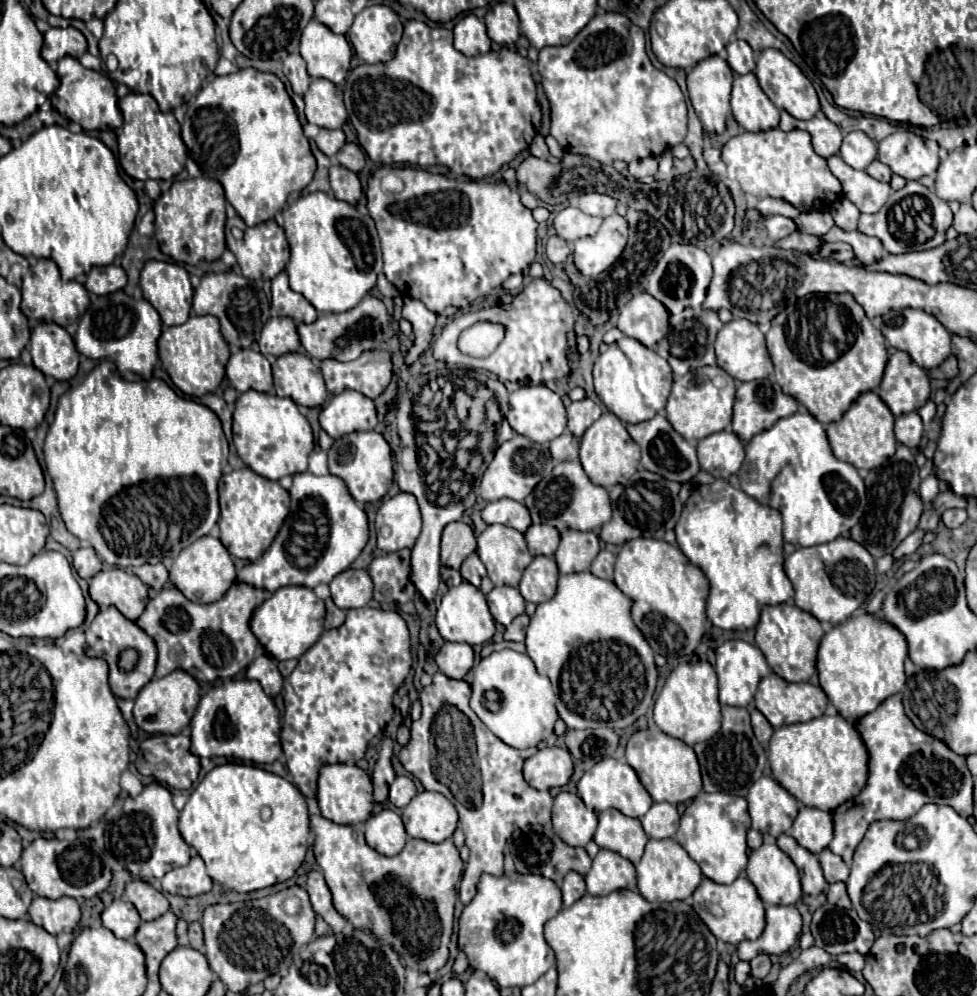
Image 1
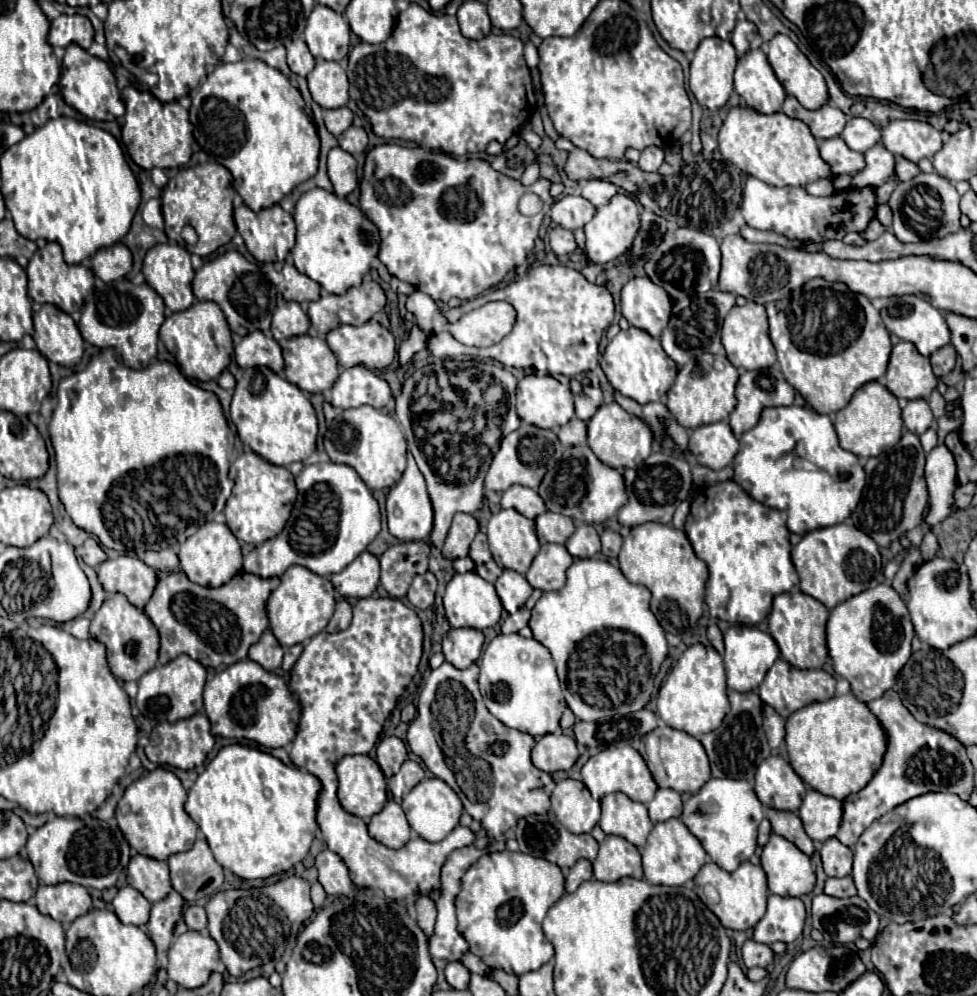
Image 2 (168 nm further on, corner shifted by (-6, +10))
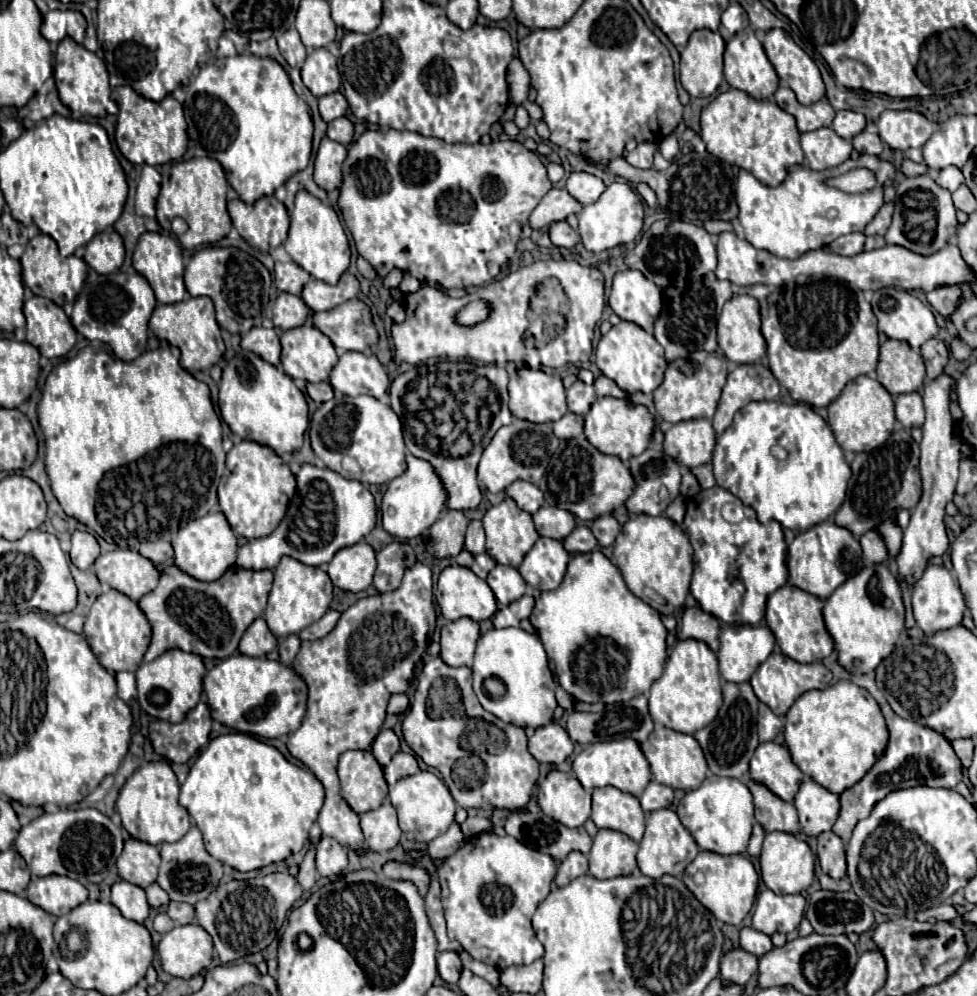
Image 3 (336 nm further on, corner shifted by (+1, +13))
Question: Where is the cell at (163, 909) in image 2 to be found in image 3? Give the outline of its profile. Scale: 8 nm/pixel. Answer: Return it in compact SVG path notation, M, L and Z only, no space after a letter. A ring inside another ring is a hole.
M151 883L149 887L145 887L145 893L147 893L147 901L151 907L161 907L161 905L169 903L167 893L157 883Z

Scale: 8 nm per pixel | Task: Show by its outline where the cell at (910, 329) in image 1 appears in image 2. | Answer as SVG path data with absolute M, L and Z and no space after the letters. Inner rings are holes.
M916 295L888 298L886 306L882 308L882 320L890 334L896 334L900 340L910 340L922 356L930 356L932 352L940 350L950 342L950 330L948 330L946 318L930 302Z

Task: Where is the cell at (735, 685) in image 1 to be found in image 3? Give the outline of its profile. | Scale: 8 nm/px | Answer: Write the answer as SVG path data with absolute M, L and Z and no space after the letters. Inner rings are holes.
M765 625L725 627L719 635L719 671L725 681L749 681L775 647L775 635Z

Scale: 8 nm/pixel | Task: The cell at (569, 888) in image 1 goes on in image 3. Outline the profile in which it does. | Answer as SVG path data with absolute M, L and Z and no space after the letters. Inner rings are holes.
M571 851L557 867L557 877L555 877L555 883L559 887L567 885L569 881L573 881L575 877L581 877L589 873L589 863L587 863L587 855L579 853L579 851Z

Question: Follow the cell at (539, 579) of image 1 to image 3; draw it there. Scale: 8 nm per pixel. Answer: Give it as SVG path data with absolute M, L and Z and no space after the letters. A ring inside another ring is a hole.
M539 537L523 563L517 567L525 583L539 591L557 589L567 569L569 553L563 543L549 537Z

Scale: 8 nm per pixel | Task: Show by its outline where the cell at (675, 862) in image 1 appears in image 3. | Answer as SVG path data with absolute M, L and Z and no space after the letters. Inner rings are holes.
M657 809L647 817L647 829L645 835L639 843L637 853L637 863L643 875L647 877L661 877L663 873L667 875L681 875L685 867L697 857L699 847L691 833L681 825L677 813L673 809Z

